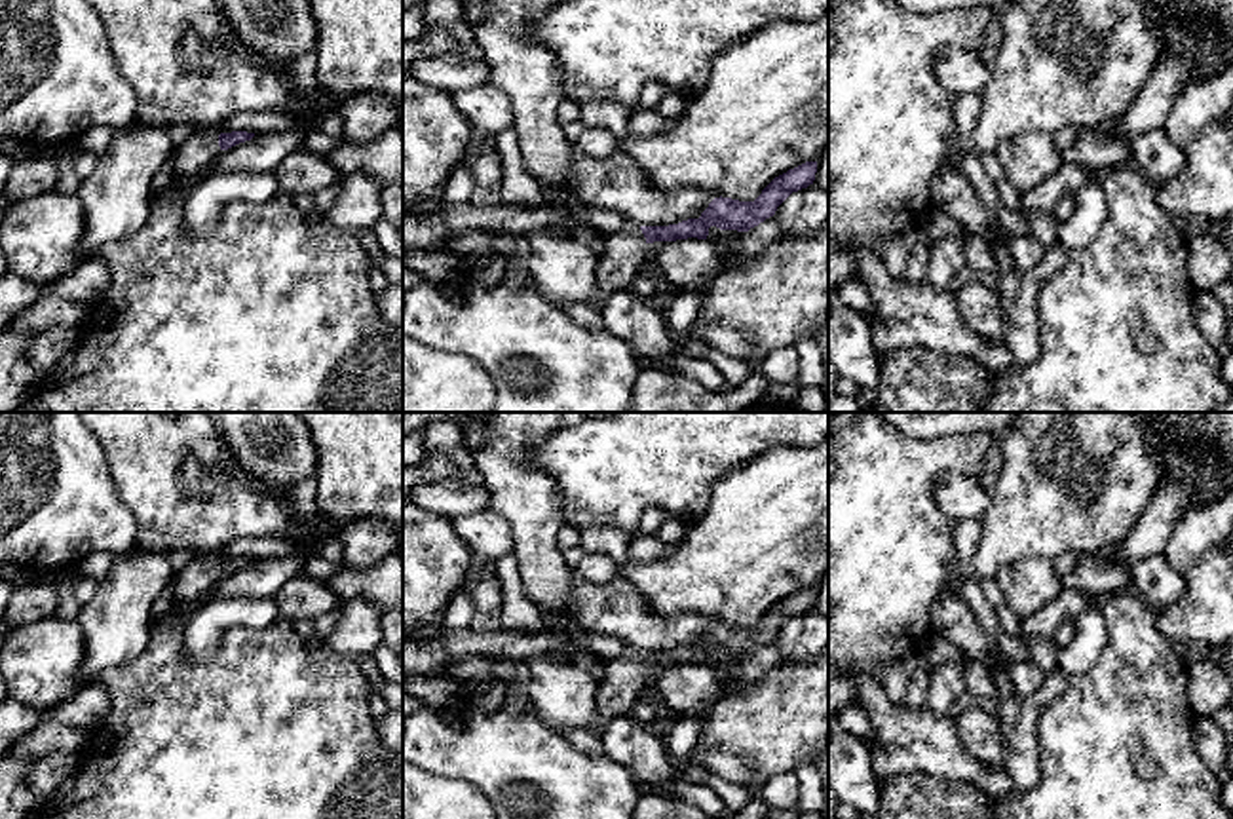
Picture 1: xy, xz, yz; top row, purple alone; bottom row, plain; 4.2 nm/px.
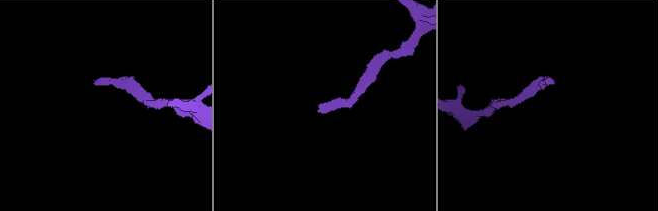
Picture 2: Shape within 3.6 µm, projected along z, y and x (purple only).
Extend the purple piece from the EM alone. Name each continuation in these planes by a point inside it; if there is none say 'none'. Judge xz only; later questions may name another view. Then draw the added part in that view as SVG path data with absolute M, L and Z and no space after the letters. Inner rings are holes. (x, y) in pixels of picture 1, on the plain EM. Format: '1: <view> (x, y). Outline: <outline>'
1: xz (624, 677). Outline: M627 648L621 656L606 659L597 690L602 726L595 733L600 735L616 716L629 714L644 684L646 663L638 650Z

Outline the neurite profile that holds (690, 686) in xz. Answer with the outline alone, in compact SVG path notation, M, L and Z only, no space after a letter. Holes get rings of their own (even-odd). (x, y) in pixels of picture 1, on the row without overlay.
M697 663L646 669L646 682L661 694L669 714L714 707L730 694L709 665Z

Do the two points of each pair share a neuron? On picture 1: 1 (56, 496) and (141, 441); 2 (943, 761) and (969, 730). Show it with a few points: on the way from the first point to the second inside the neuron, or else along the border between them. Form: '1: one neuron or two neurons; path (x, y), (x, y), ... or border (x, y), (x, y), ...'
1: two neurons; border (92, 432), (103, 451), (116, 495), (126, 504)
2: two neurons; border (954, 723), (958, 740), (979, 761), (996, 766)

